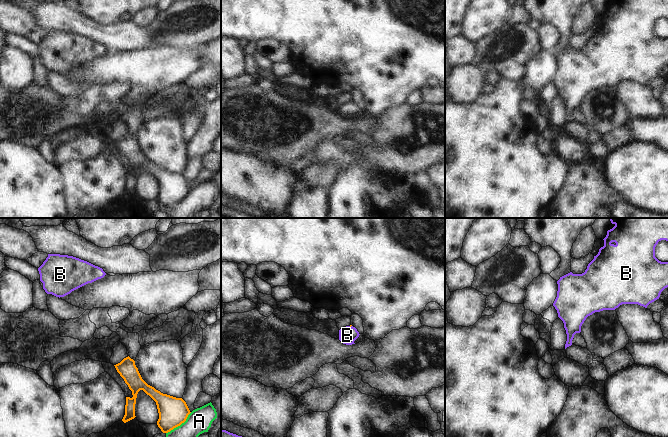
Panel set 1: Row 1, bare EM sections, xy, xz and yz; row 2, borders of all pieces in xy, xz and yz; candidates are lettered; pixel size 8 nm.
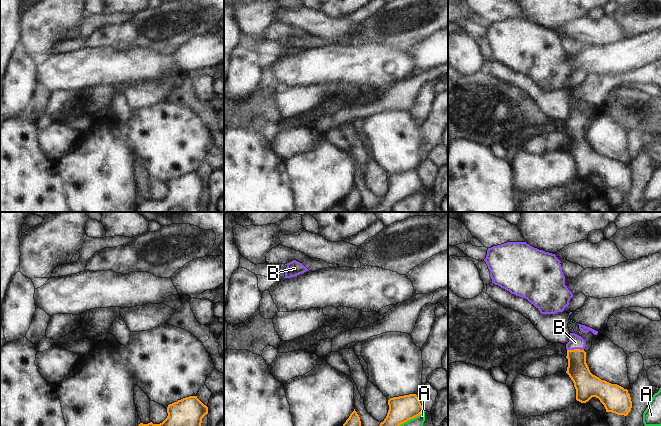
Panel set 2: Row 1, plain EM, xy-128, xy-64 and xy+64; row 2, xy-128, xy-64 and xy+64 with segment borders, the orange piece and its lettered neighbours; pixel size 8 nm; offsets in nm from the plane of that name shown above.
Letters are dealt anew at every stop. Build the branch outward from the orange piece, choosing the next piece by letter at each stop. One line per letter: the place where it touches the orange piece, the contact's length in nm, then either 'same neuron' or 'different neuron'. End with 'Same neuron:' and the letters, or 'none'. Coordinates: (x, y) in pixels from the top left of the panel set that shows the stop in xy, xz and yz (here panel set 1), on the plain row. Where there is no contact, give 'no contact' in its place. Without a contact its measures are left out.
A: meets orange in xy at (179, 201); contact 260 nm long; different neuron
B: no contact; same neuron
Same neuron: B

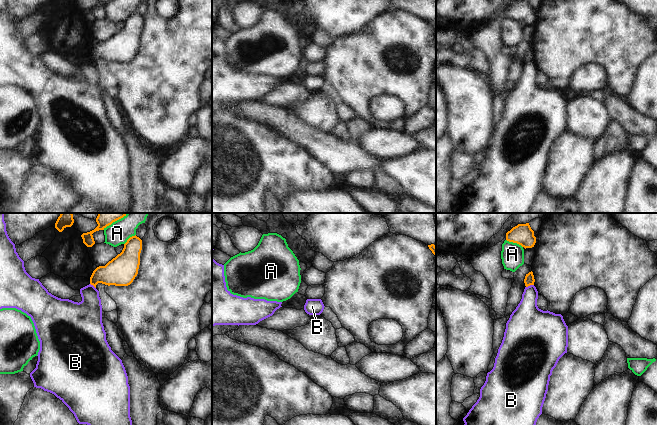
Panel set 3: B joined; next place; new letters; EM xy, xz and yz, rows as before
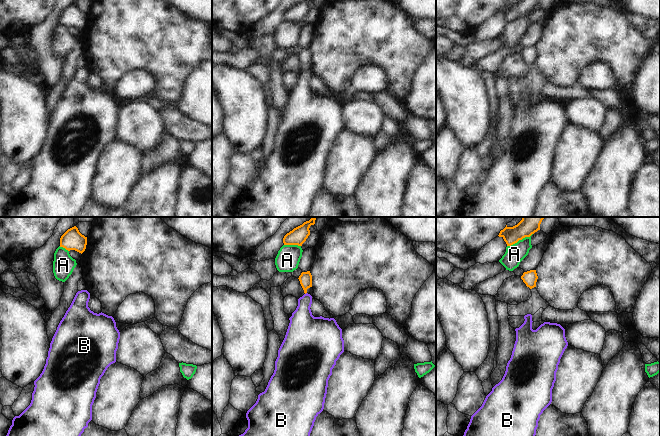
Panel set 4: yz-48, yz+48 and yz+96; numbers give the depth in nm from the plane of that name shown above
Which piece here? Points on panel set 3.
A: meets orange in yz at (514, 18); contact 150 nm long; different neuron
B: meets orange in yz at (529, 61); contact 70 nm long; different neuron
Same neuron: none

